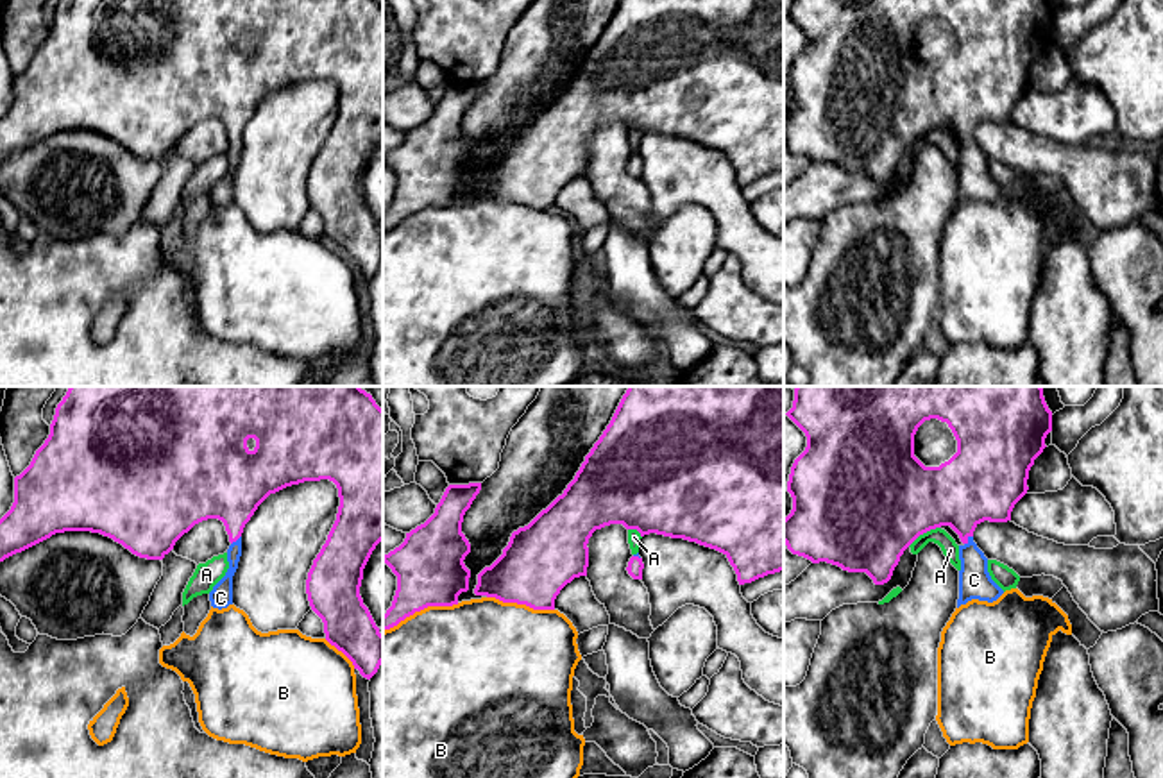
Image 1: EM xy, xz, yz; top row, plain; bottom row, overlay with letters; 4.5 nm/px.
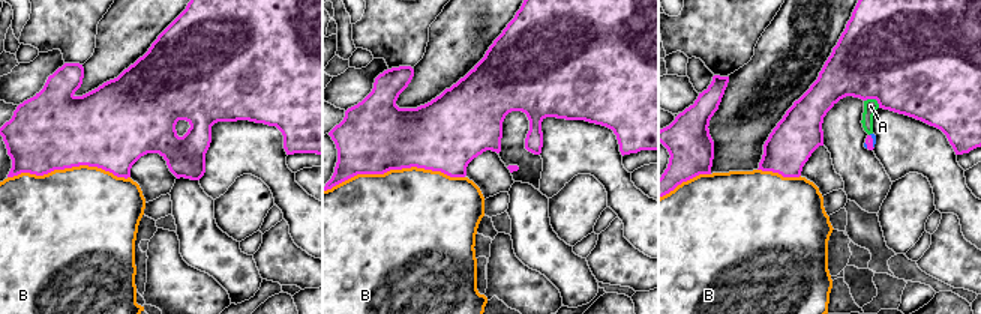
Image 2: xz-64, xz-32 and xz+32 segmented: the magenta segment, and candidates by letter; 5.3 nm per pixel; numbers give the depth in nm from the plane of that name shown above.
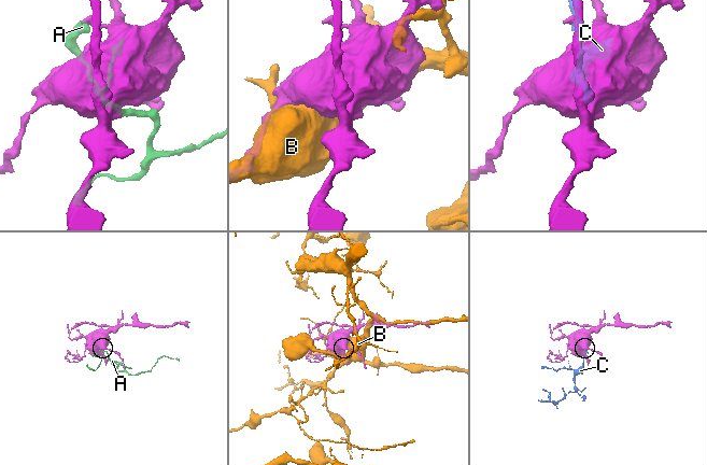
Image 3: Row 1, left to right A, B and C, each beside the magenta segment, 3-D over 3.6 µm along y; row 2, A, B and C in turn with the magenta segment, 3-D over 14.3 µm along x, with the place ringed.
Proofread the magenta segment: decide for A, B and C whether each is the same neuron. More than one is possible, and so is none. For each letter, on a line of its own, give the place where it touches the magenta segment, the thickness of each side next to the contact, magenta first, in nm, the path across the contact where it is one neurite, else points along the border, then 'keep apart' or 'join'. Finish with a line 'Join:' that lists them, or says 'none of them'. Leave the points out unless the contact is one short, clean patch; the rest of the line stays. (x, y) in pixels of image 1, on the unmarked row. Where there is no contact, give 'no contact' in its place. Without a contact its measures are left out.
A: contact yz (924, 131); calibres 480 and 80 nm; keep apart
B: contact xz (421, 208); calibres 320 and 480 nm; keep apart
C: contact yz (967, 140); calibres 320 and 140 nm; way yz (972, 86), (967, 97), (967, 140), (974, 163), (974, 179); join
Join: C

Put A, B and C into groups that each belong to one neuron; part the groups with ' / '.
A / B / C

